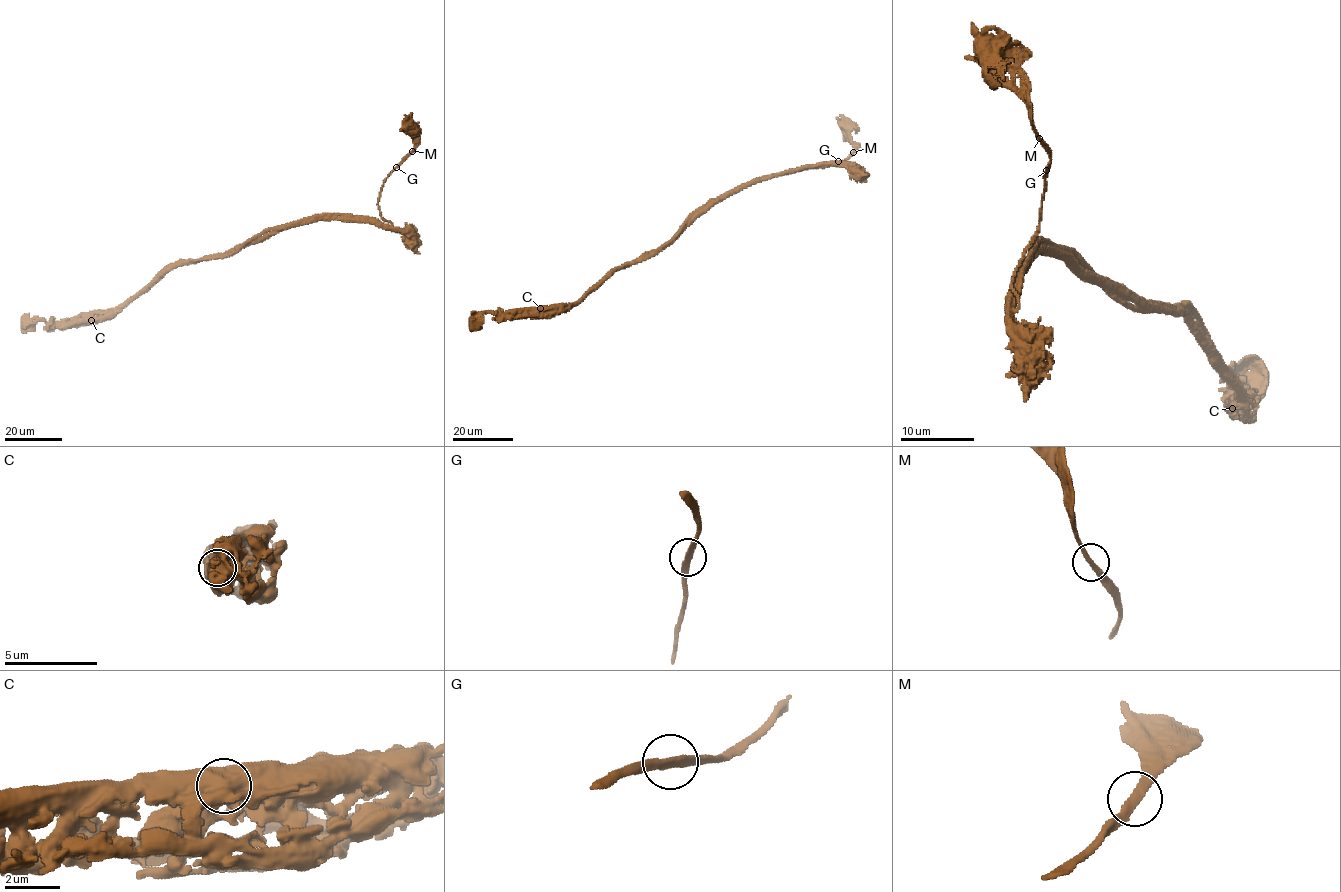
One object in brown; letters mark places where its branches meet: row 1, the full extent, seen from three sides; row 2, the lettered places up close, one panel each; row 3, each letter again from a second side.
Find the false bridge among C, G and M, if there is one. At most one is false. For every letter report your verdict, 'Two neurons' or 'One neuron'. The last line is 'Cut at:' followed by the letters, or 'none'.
C: Two neurons
G: One neuron
M: One neuron
Cut at: C

